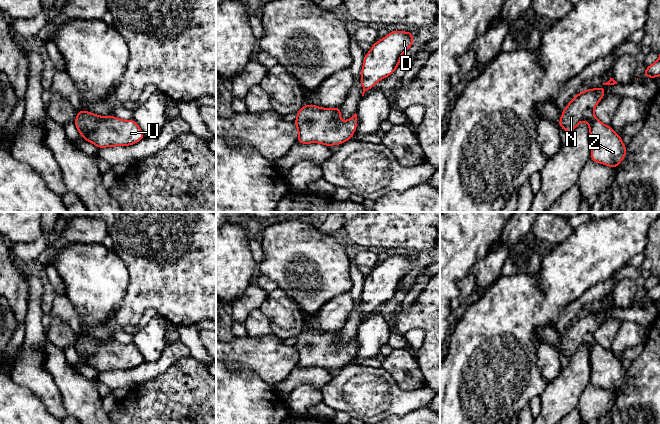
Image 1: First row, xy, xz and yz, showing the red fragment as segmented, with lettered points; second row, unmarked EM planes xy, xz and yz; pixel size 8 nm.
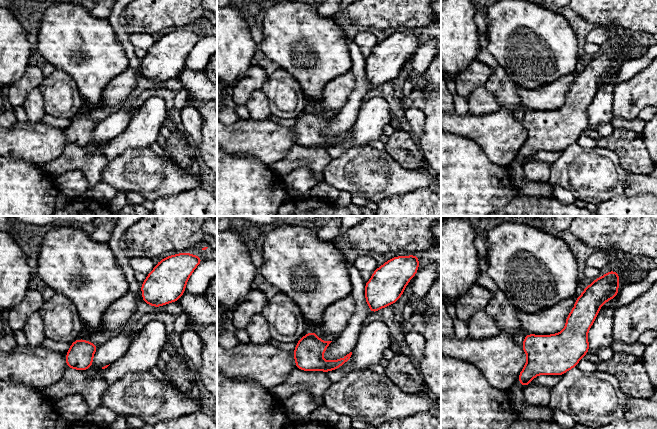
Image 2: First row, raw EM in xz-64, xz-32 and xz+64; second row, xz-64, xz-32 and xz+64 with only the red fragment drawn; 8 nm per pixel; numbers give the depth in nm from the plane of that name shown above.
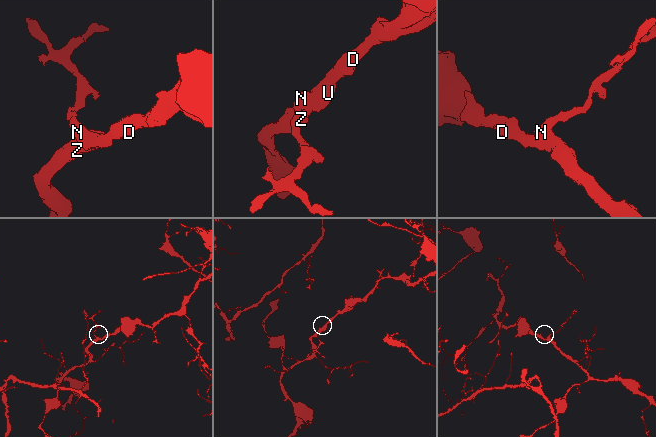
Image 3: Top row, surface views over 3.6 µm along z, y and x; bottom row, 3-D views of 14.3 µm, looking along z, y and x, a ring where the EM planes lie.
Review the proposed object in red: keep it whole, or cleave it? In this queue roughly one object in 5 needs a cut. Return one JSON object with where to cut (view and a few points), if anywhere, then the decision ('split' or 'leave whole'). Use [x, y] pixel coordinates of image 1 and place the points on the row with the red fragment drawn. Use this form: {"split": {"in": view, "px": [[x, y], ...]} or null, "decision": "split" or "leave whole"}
{"split": null, "decision": "leave whole"}

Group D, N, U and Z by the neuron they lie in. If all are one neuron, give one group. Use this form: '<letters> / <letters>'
D N U Z

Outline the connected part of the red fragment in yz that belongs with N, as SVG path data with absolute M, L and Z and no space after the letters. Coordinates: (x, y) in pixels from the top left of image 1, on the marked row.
M591 87L579 92L562 111L559 127L570 134L577 125L586 121L591 138L590 159L616 169L627 154L627 147L610 125L605 125L594 115L594 109L605 96L605 88Z

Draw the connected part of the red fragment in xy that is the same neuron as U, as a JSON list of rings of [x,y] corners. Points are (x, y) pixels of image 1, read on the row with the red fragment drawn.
[[[80,110],[74,123],[84,140],[99,149],[134,145],[145,137],[134,119],[122,120],[113,115],[99,116]]]

